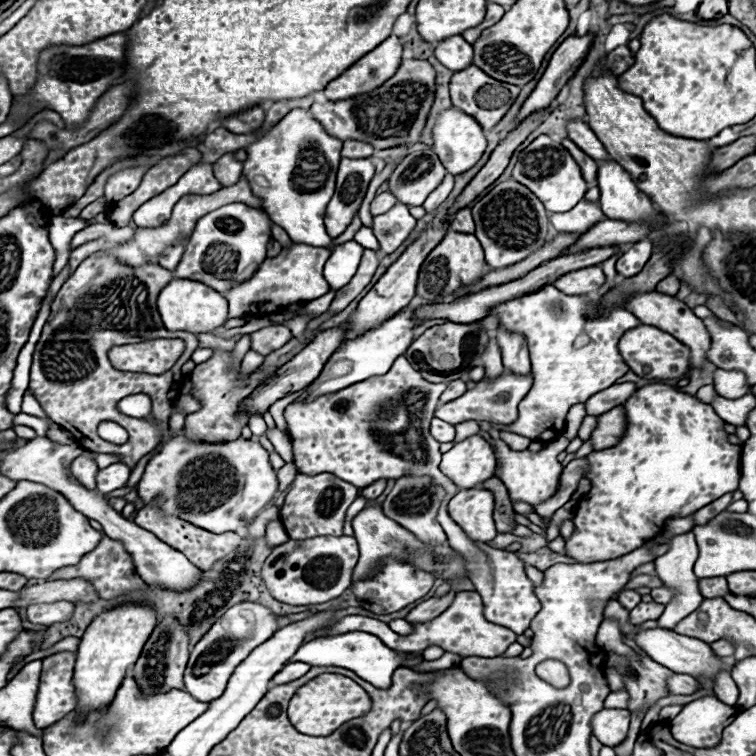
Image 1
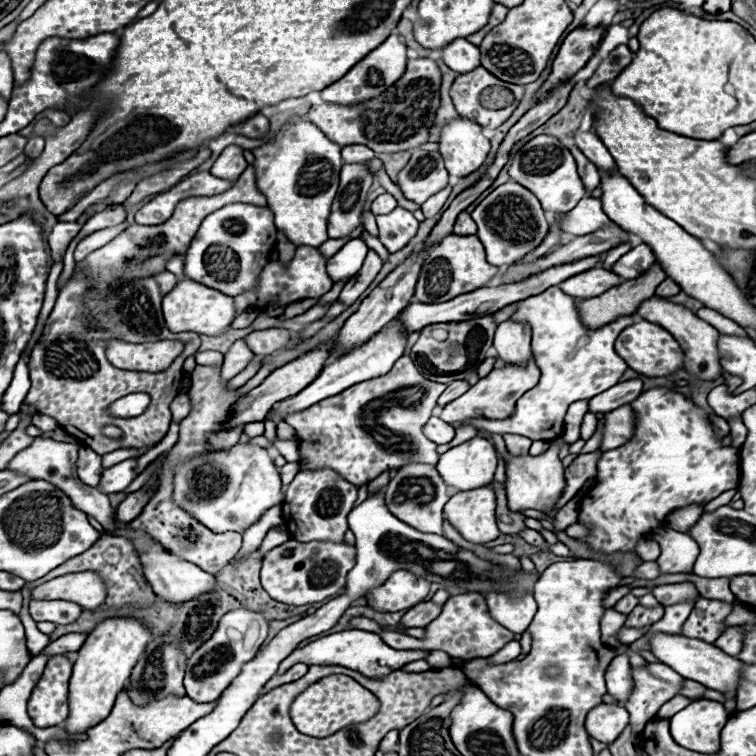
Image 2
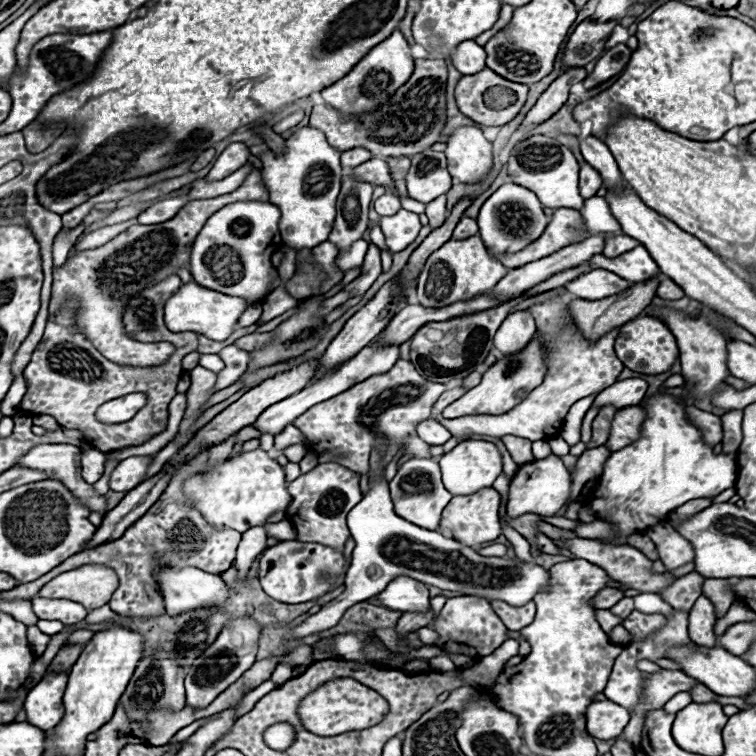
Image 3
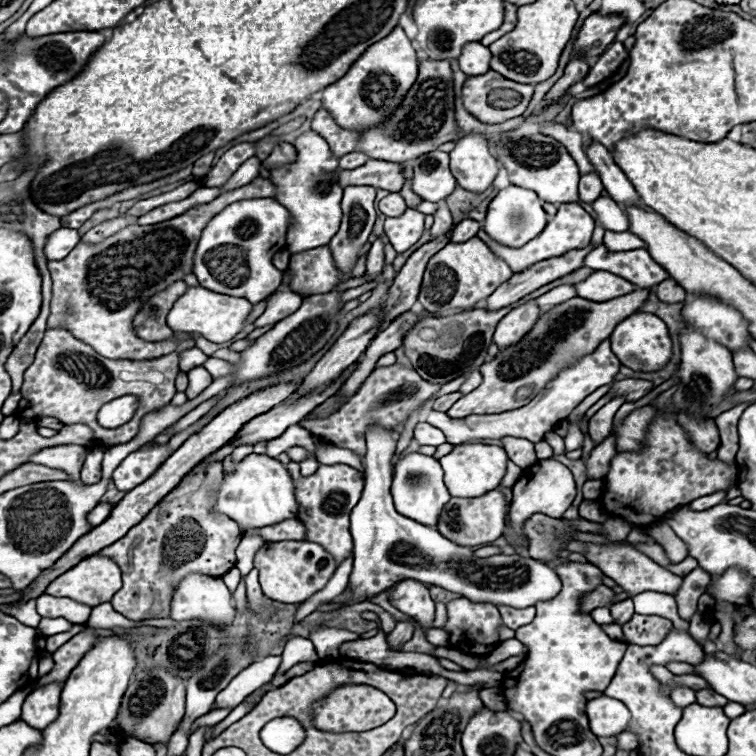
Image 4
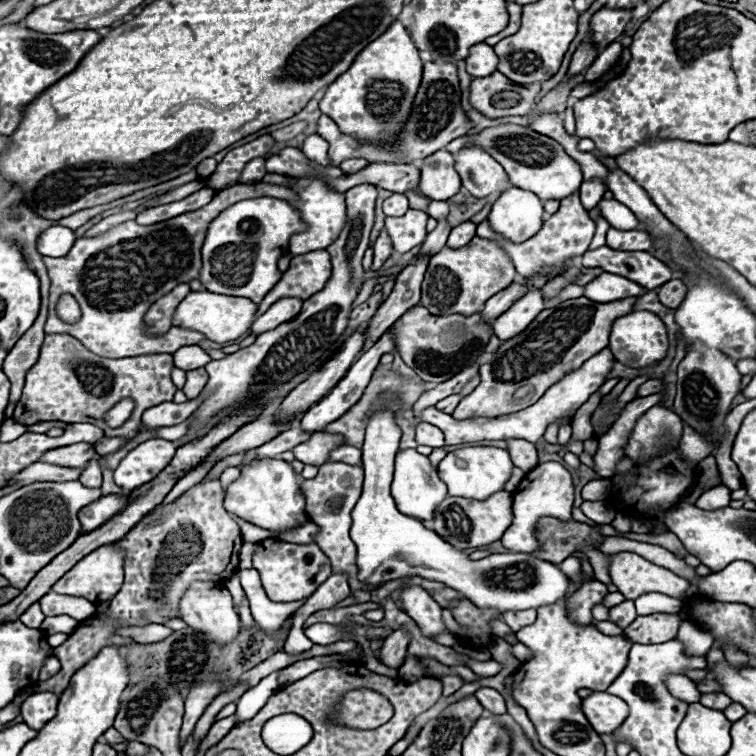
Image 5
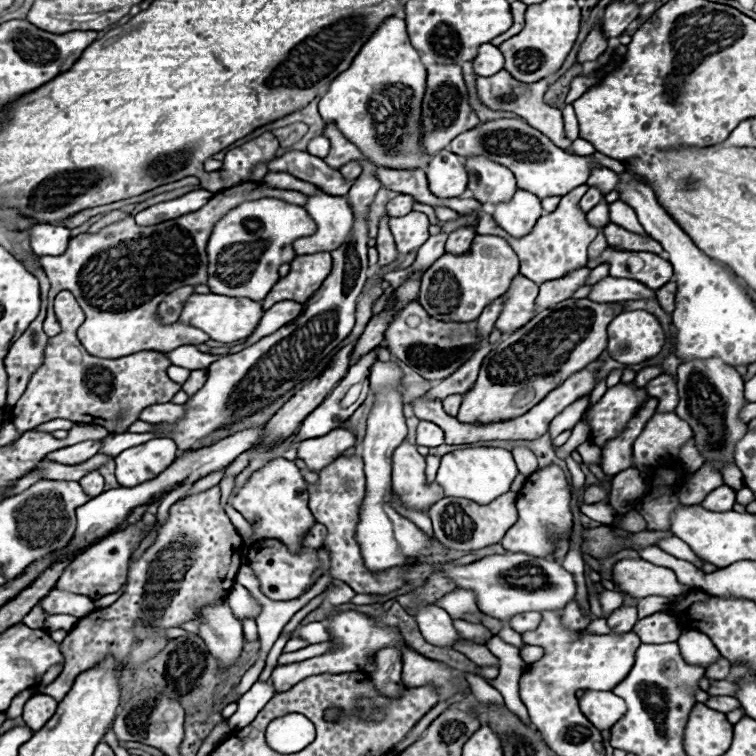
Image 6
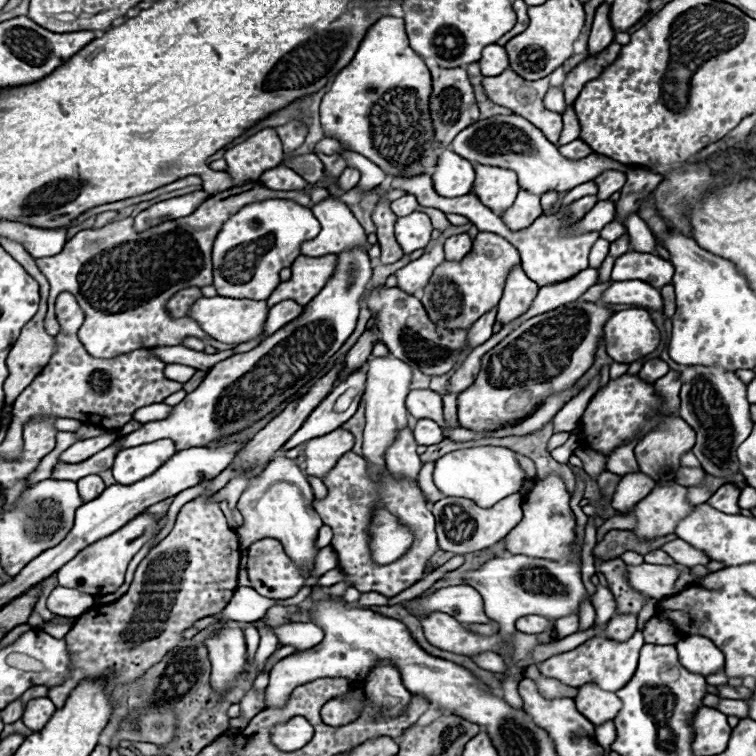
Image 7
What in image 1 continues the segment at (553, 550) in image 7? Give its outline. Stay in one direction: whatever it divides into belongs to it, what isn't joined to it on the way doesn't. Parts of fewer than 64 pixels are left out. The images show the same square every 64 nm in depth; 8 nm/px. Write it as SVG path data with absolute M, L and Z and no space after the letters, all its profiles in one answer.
M560 436L560 438L552 440L540 452L528 452L528 450L516 452L516 450L510 450L502 440L492 440L492 446L496 450L496 472L494 472L494 476L504 482L512 500L522 500L522 502L532 504L532 506L540 504L542 500L550 498L552 492L556 492L556 488L558 488L562 464L556 460L556 456L566 450L568 442L570 440Z

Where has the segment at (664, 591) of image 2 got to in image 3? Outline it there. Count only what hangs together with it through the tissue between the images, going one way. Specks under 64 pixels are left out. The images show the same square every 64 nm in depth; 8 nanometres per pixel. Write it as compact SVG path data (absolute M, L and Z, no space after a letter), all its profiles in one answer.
M690 572L674 582L674 588L664 588L664 592L658 592L662 600L666 600L672 608L690 610L696 602L696 598L702 594L702 582L704 578L698 572Z

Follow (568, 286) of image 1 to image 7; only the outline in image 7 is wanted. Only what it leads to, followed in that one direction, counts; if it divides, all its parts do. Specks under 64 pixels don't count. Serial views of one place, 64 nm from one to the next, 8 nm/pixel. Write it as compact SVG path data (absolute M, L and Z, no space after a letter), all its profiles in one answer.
M642 280L610 282L608 288L602 292L600 300L606 304L638 304L648 306L652 310L662 310L660 290L652 288Z

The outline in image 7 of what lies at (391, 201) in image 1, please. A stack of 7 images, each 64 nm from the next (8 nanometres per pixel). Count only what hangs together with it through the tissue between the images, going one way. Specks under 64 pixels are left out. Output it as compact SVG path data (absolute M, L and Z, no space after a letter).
M406 194L406 196L398 198L398 200L394 200L390 204L390 208L392 208L392 212L396 216L408 216L408 214L412 214L418 208L418 202L416 202L416 198L412 194Z

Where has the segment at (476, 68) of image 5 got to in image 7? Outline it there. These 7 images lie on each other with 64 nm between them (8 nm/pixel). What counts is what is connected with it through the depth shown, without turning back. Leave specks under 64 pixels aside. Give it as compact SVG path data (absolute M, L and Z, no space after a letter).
M490 44L482 50L482 58L478 60L482 76L498 76L508 68L508 54L502 46Z

